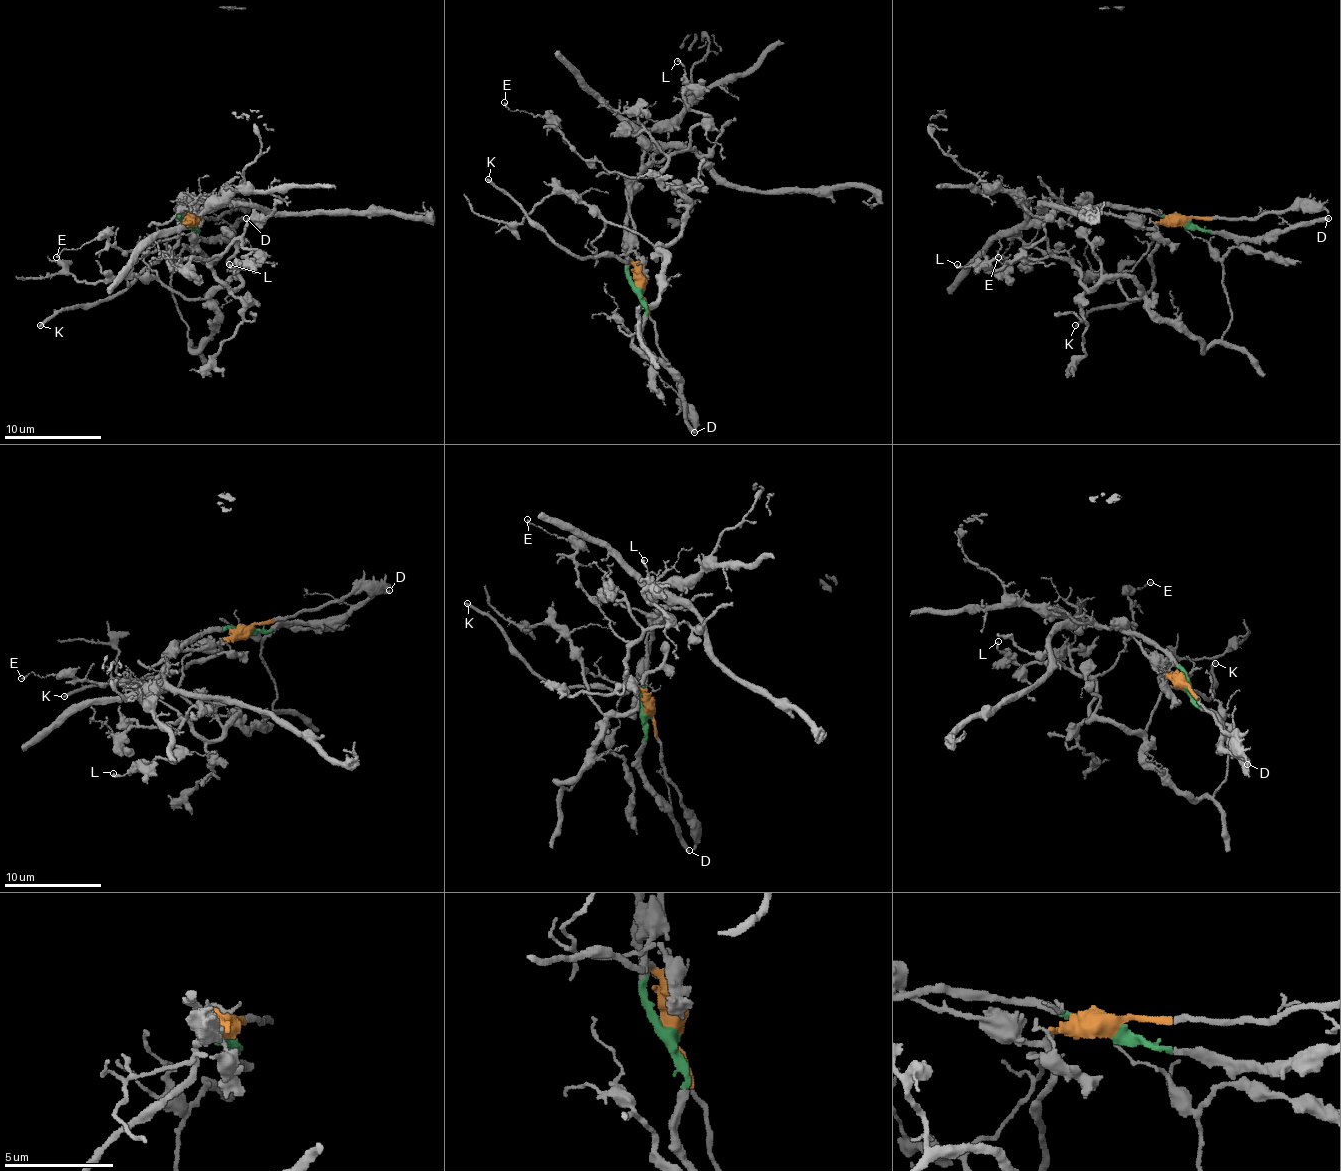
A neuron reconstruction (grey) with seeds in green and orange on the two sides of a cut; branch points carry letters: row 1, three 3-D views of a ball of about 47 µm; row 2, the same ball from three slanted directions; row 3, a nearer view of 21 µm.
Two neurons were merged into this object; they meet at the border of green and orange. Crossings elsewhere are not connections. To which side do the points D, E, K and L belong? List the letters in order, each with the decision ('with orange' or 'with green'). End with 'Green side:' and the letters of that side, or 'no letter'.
D: with green
E: with green
K: with orange
L: with green
Green side: D, E, L

